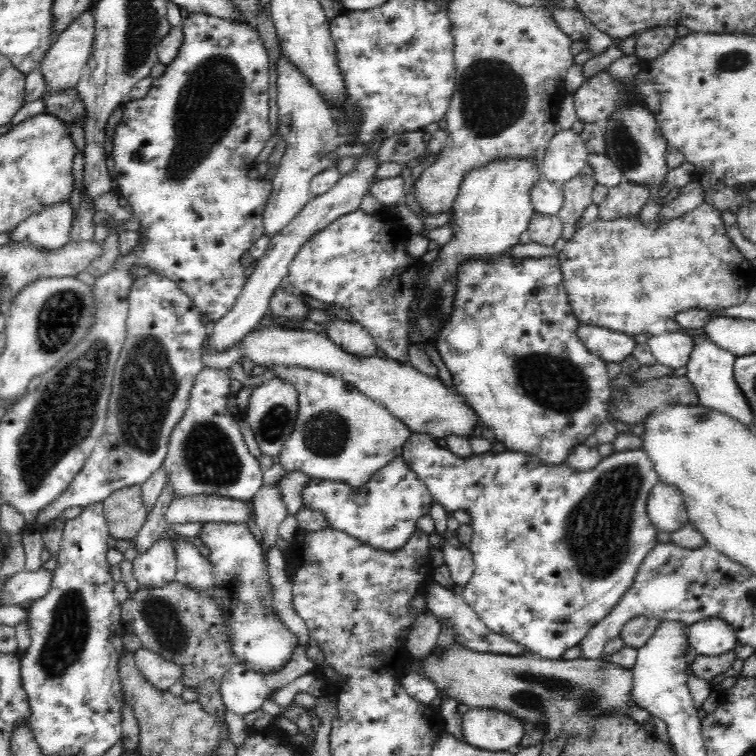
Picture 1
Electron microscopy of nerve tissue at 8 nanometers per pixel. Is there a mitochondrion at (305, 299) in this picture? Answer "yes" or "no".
no

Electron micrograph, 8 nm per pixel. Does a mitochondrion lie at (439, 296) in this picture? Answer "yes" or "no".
yes

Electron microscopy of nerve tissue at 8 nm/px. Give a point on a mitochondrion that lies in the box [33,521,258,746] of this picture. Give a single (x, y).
(65, 643)

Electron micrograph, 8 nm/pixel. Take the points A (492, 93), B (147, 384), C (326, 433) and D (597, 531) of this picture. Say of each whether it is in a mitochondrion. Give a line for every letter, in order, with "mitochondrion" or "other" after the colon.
A: mitochondrion
B: mitochondrion
C: mitochondrion
D: mitochondrion

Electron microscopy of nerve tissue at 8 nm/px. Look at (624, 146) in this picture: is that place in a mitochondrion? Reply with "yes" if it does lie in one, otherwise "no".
yes

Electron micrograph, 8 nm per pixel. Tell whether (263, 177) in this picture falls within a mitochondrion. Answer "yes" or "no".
no

